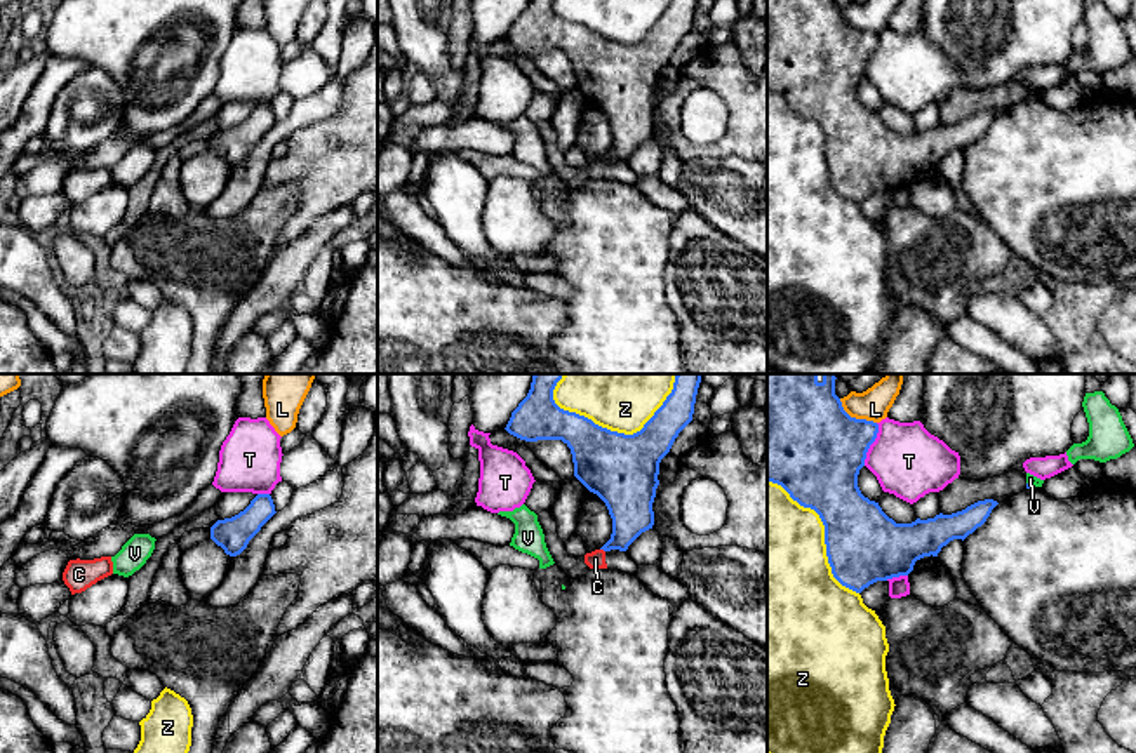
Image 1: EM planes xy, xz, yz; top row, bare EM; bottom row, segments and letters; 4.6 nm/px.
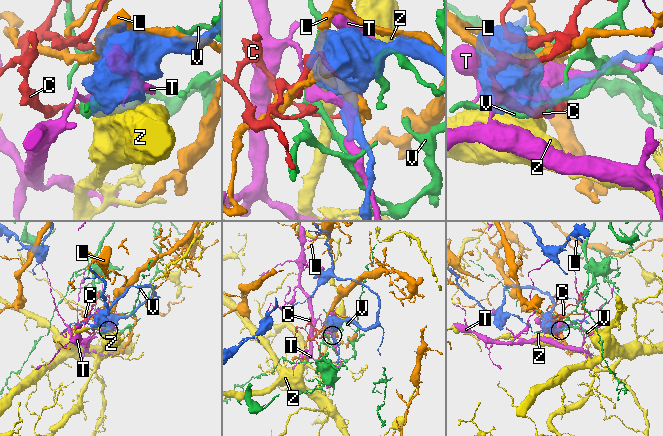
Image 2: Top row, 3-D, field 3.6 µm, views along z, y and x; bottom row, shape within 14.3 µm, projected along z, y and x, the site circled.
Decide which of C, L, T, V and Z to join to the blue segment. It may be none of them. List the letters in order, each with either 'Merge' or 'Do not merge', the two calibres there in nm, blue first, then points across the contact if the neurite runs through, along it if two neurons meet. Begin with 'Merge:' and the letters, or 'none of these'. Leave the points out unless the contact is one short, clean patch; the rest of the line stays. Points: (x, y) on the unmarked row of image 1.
Merge: none of these
C: Do not merge. Thickness 200 nm (blue) against 80 nm. Boundary: xz (601, 159), (604, 162)
L: Do not merge. Thickness 460 nm (blue) against 140 nm
T: Do not merge. Thickness 420 nm (blue) against 320 nm
V: Do not merge. Thickness 30 nm (blue) against 50 nm
Z: Do not merge. Thickness 360 nm (blue) against 480 nm

